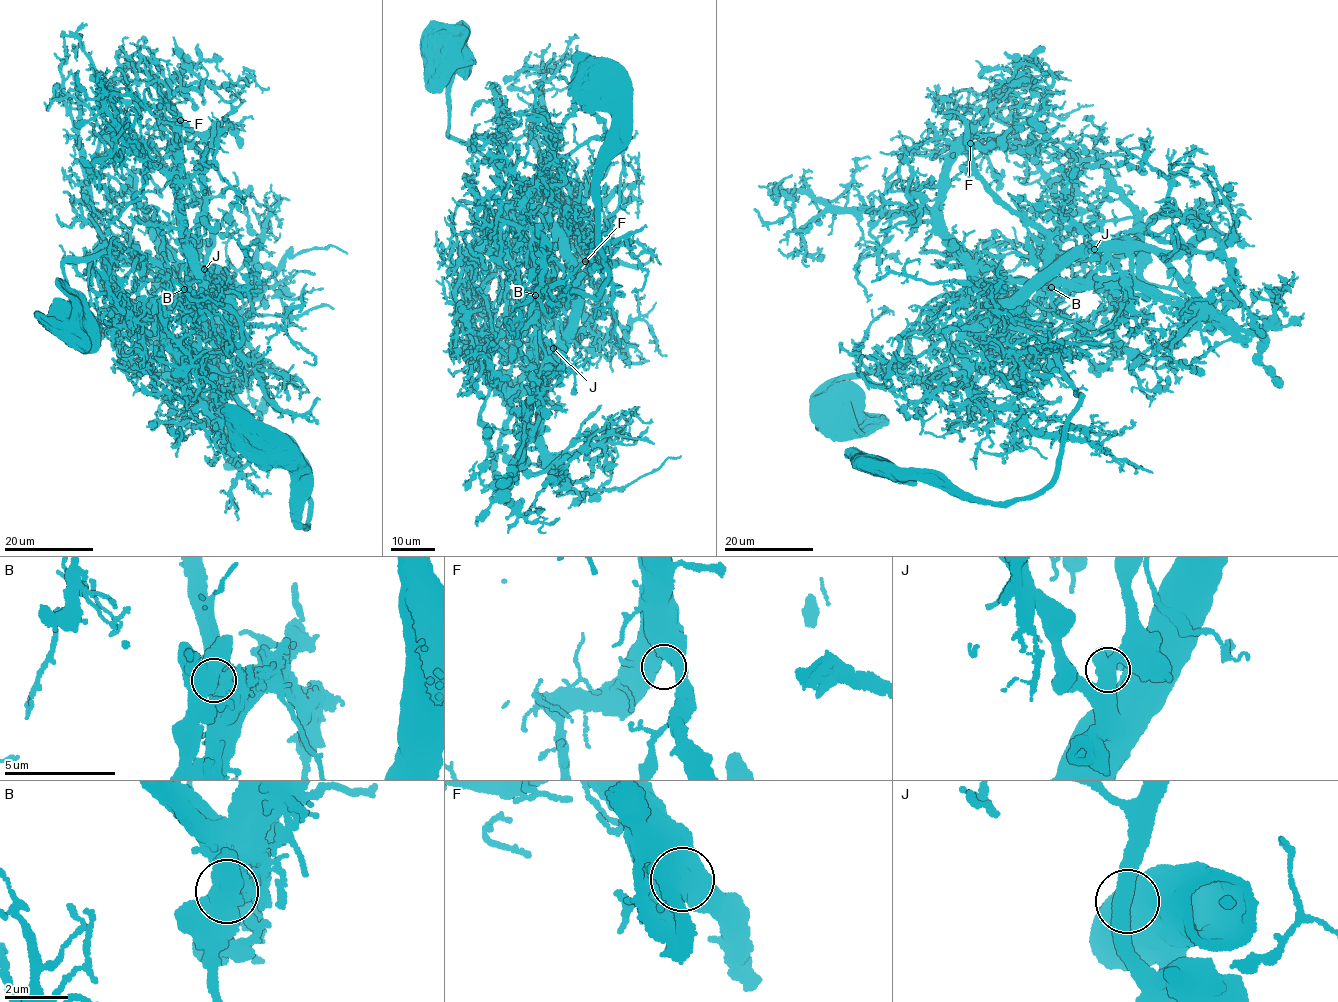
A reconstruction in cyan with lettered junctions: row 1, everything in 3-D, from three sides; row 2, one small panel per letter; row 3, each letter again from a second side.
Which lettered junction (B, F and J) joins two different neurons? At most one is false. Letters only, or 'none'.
B

